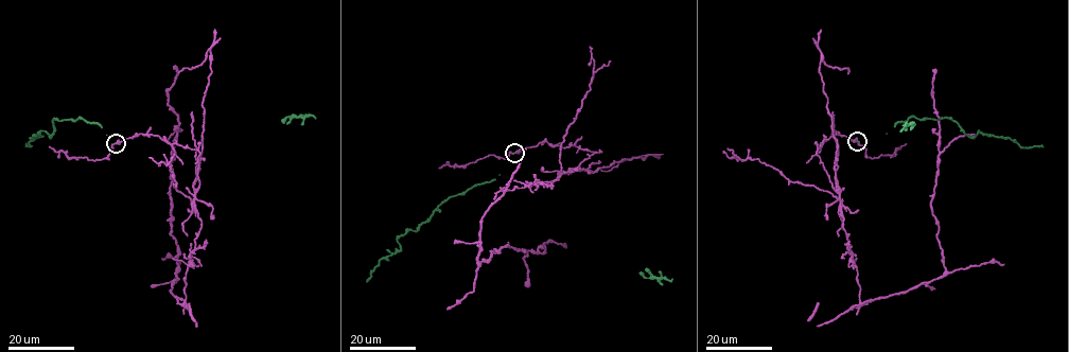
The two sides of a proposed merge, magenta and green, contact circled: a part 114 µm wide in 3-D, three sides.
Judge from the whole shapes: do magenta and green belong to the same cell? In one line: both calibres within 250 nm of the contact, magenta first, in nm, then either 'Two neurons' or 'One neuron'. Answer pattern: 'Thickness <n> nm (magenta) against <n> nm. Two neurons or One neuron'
Thickness 220 nm (magenta) against 60 nm. Two neurons

